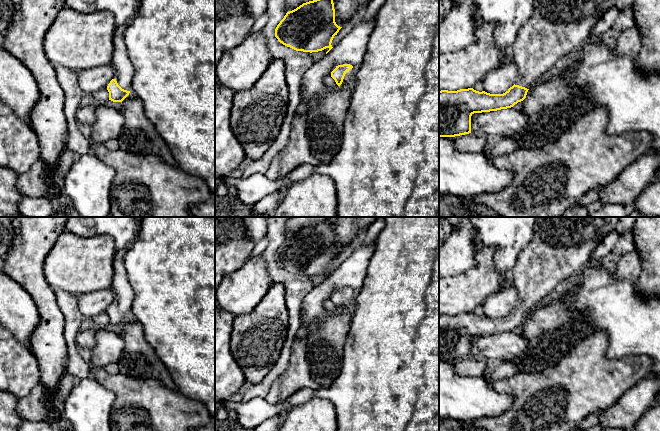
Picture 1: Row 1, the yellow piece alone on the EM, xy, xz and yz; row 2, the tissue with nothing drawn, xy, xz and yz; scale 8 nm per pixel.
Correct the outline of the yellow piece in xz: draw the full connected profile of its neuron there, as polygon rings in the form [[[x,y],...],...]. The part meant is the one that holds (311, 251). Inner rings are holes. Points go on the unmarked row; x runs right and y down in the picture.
[[[328,219],[287,236],[275,253],[275,261],[296,275],[312,277],[328,272],[327,278],[341,252],[335,246],[333,223]]]

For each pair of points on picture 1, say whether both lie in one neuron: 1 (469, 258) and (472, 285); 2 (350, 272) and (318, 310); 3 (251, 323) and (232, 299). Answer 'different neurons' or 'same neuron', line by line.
1: different neurons
2: same neuron
3: different neurons

